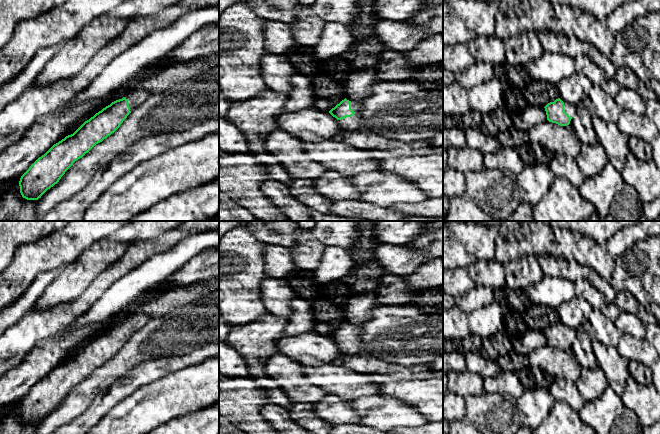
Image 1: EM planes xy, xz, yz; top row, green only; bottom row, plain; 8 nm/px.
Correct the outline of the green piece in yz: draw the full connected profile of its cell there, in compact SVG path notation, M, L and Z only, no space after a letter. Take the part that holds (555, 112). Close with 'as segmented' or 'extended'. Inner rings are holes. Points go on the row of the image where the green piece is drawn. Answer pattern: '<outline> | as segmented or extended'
M560 98L548 103L545 107L547 120L560 126L567 126L576 115L576 106L564 103Z | extended

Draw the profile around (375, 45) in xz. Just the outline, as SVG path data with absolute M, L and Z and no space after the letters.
M372 36L370 41L358 41L358 43L348 52L348 58L353 58L360 53L377 53L385 50L382 42Z

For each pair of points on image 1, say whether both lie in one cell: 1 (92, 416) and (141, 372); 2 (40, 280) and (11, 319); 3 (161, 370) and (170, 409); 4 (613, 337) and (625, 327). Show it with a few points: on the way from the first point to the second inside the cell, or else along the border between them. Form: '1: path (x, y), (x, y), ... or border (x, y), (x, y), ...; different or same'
1: path (104, 404), (129, 383); same
2: path (35, 290), (18, 309); same
3: border (184, 367), (141, 387); different
4: border (613, 321), (614, 325), (622, 333); different

